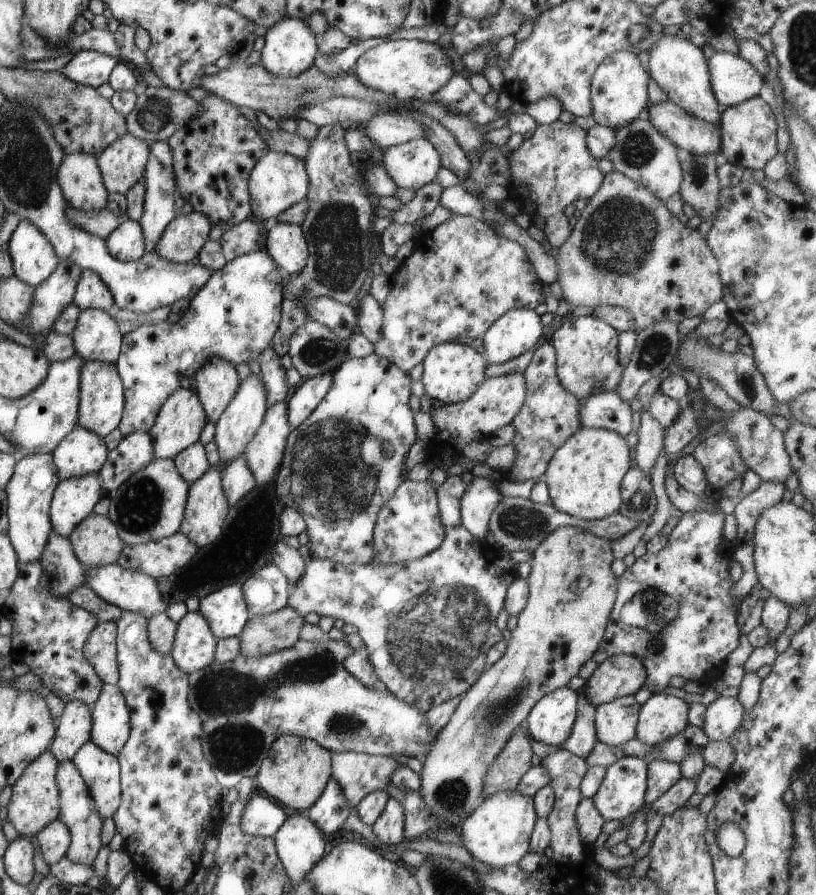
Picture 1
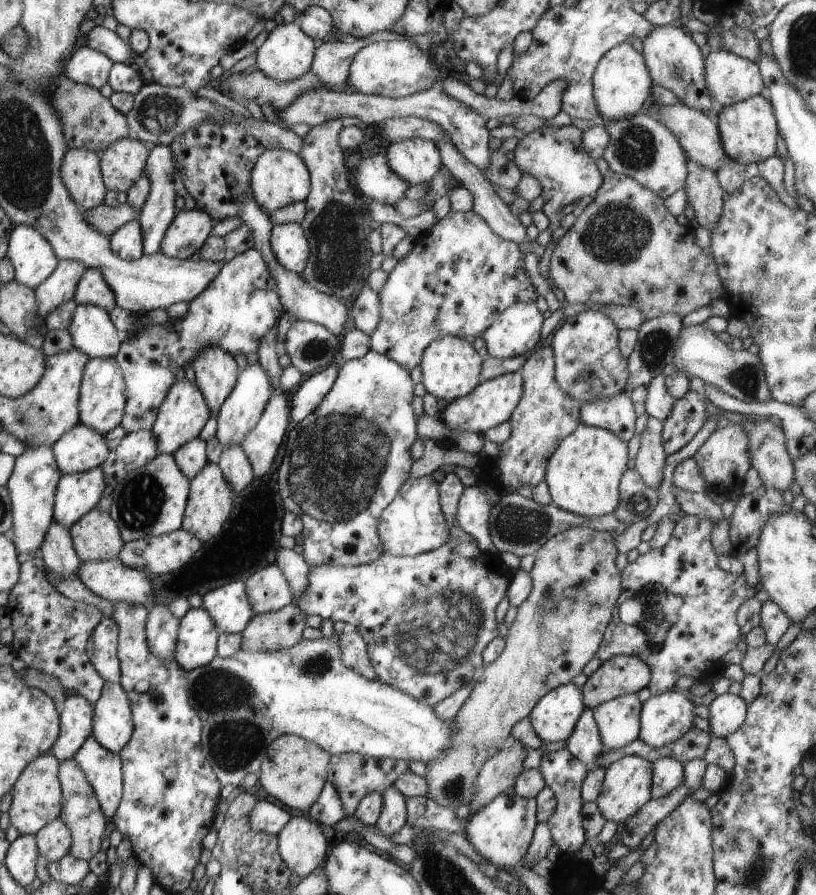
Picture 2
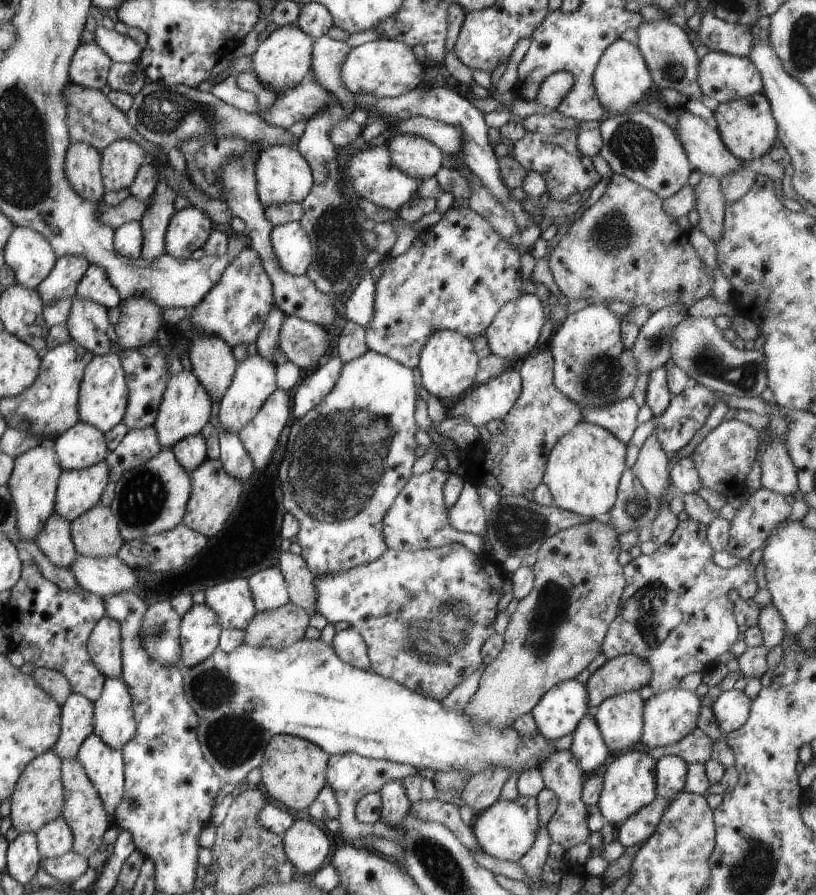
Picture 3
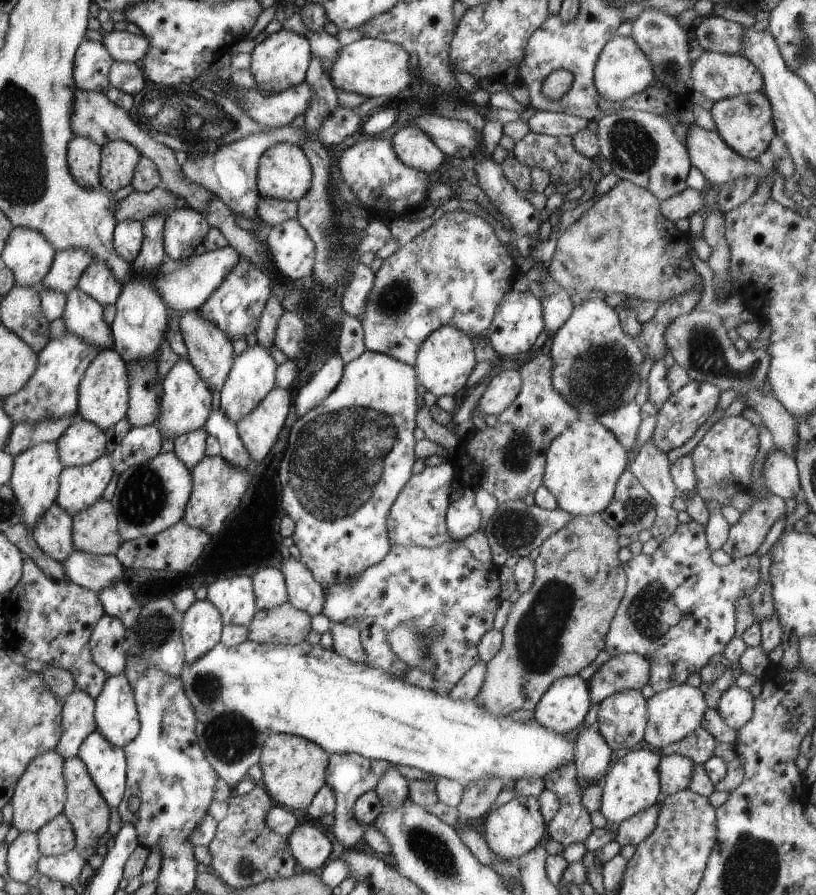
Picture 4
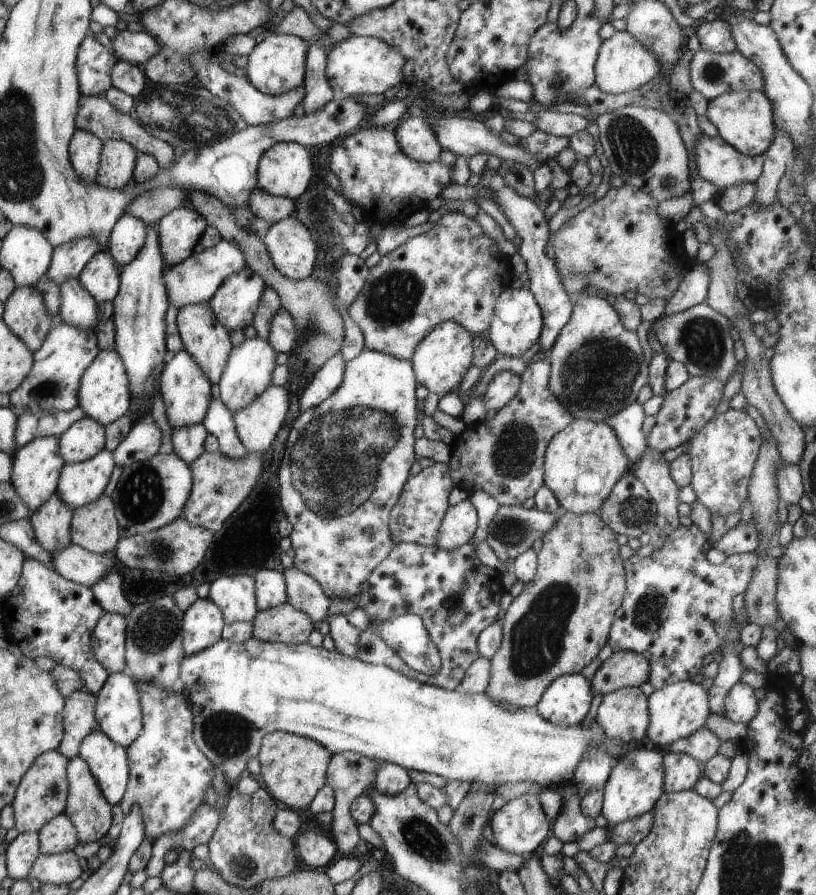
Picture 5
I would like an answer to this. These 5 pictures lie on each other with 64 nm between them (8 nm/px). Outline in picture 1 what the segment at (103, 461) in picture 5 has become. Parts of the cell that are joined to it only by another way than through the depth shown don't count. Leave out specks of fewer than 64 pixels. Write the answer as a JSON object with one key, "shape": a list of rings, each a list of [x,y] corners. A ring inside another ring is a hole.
{"shape":[[[97,473],[60,480],[52,492],[52,499],[50,500],[49,518],[52,532],[57,536],[69,538],[75,525],[91,514],[93,506],[103,496],[105,496],[105,492]]]}

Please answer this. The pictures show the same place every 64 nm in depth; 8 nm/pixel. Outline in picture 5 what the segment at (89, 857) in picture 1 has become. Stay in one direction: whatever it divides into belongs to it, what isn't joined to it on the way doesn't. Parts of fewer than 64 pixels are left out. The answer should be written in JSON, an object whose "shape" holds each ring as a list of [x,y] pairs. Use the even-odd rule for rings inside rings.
{"shape":[[[79,755],[68,759],[66,779],[68,791],[64,813],[75,827],[78,842],[98,841],[102,836],[106,836],[112,817],[112,806],[104,799],[88,764]]]}

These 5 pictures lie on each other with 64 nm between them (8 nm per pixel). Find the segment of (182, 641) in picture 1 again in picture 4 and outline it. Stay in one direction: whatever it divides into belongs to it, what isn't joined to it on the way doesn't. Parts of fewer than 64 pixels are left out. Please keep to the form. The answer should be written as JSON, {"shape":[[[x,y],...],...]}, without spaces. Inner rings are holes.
{"shape":[[[195,600],[183,614],[180,628],[184,662],[192,663],[219,643],[222,626],[219,611],[209,601]]]}

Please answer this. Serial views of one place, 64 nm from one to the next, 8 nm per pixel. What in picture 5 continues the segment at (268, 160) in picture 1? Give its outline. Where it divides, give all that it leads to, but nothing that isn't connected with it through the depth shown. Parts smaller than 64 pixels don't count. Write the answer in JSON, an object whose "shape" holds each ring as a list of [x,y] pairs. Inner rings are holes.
{"shape":[[[275,143],[260,156],[256,188],[274,197],[295,200],[308,188],[313,168],[308,148],[297,143]]]}

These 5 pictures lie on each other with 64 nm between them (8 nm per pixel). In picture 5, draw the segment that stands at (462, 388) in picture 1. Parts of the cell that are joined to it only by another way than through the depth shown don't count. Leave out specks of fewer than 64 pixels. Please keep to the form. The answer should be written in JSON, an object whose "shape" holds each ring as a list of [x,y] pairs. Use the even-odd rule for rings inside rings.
{"shape":[[[443,321],[436,324],[417,344],[409,362],[415,380],[439,397],[458,388],[467,368],[471,366],[471,335],[460,324]]]}

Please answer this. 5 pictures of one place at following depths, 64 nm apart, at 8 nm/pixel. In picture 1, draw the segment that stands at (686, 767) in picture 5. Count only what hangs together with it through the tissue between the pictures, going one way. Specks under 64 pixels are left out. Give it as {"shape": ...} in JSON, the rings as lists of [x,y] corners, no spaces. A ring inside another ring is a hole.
{"shape":[[[655,759],[647,766],[646,789],[643,805],[650,805],[681,778],[680,764]]]}

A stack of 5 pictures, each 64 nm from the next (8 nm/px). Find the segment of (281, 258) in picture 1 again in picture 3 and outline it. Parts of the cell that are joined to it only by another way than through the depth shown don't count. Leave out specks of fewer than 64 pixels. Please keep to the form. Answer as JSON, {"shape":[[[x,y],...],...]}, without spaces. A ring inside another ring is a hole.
{"shape":[[[298,221],[271,227],[270,245],[285,272],[305,274],[311,262],[311,243]]]}

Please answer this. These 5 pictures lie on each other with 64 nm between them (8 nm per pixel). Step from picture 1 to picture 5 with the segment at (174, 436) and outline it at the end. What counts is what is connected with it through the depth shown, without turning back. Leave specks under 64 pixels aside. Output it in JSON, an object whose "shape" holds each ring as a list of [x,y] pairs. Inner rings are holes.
{"shape":[[[183,349],[166,358],[160,372],[159,389],[165,407],[168,424],[171,427],[190,427],[201,423],[210,403],[211,384],[205,378],[197,363]]]}

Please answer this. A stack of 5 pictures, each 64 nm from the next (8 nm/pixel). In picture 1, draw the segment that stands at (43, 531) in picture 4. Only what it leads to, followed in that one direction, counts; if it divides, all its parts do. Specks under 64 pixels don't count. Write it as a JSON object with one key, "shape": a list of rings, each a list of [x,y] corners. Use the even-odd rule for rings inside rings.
{"shape":[[[52,530],[44,544],[38,563],[42,568],[41,579],[38,583],[42,589],[51,593],[56,599],[67,599],[66,595],[85,582],[86,568],[77,560],[69,539],[57,536]]]}

